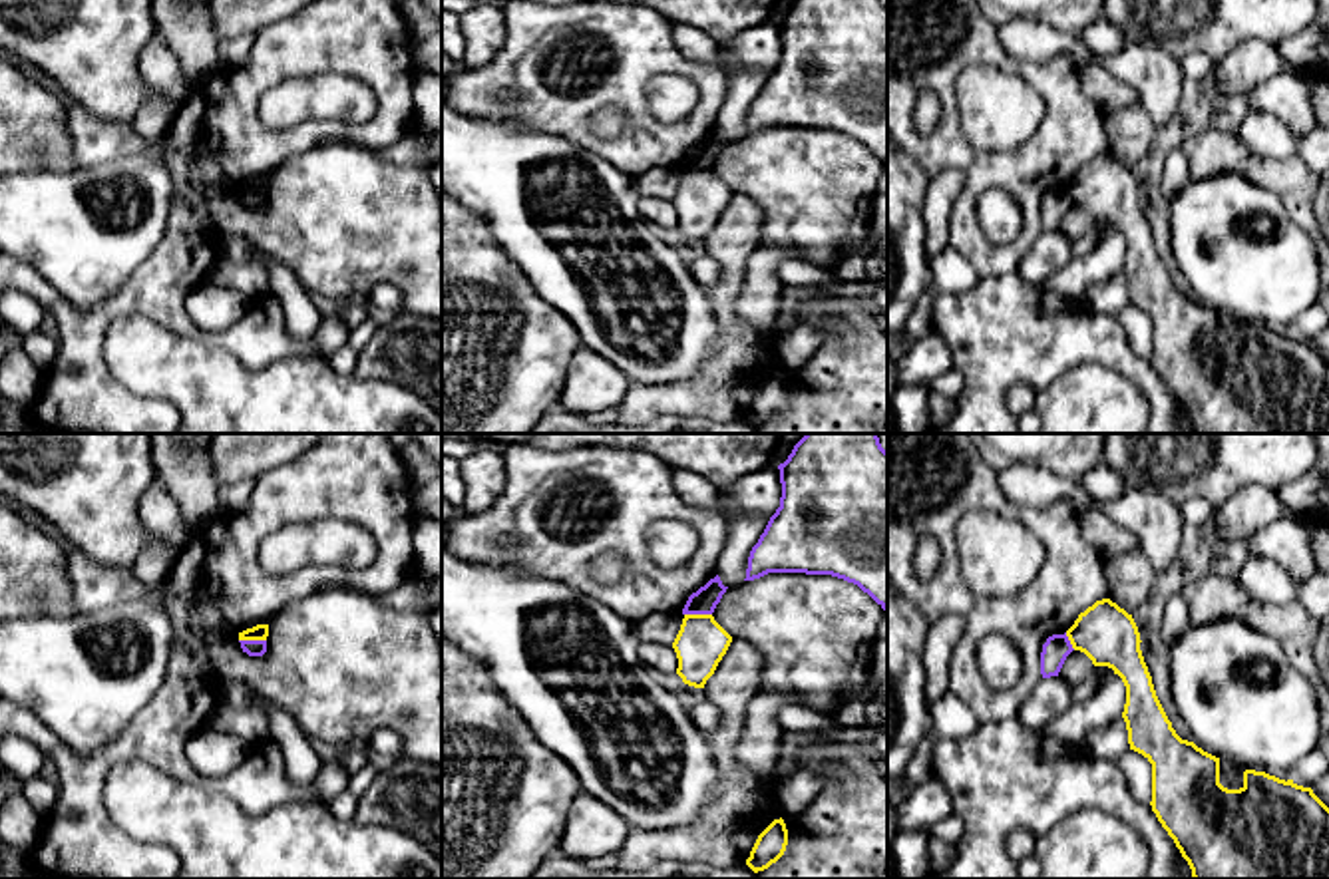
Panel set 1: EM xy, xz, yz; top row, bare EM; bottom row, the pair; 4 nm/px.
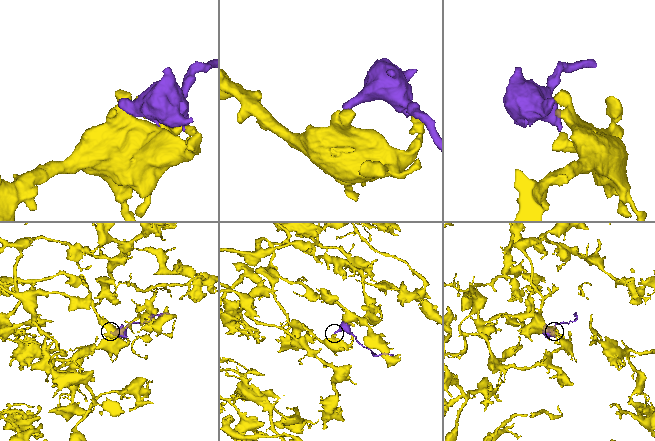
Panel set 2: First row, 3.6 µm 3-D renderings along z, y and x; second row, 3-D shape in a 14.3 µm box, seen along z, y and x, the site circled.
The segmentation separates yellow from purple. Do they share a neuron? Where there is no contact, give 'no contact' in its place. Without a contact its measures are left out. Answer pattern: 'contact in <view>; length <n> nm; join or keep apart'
contact in xy; length 110 nm; keep apart

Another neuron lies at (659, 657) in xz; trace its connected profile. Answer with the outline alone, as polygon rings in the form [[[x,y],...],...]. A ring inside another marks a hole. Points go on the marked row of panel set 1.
[[[641,642],[639,658],[653,670],[674,674],[678,668],[678,658],[672,646],[659,642]]]

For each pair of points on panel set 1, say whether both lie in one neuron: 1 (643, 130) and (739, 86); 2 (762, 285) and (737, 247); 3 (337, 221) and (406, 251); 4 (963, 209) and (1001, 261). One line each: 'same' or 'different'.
1: different
2: different
3: same
4: same

